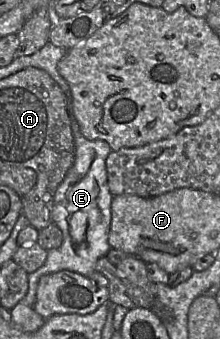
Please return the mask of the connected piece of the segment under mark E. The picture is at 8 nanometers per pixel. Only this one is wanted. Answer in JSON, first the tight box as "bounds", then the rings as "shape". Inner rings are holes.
{"bounds":[20,112,113,307],"shape":[[[69,112],[69,118],[75,140],[75,160],[55,192],[52,208],[52,219],[62,231],[63,242],[59,248],[48,250],[45,263],[30,275],[27,297],[20,301],[30,307],[36,301],[38,282],[43,275],[70,270],[89,276],[96,271],[97,261],[106,257],[111,249],[108,237],[113,195],[108,187],[106,159],[112,149],[105,140],[87,139],[80,130],[74,112]]]}

